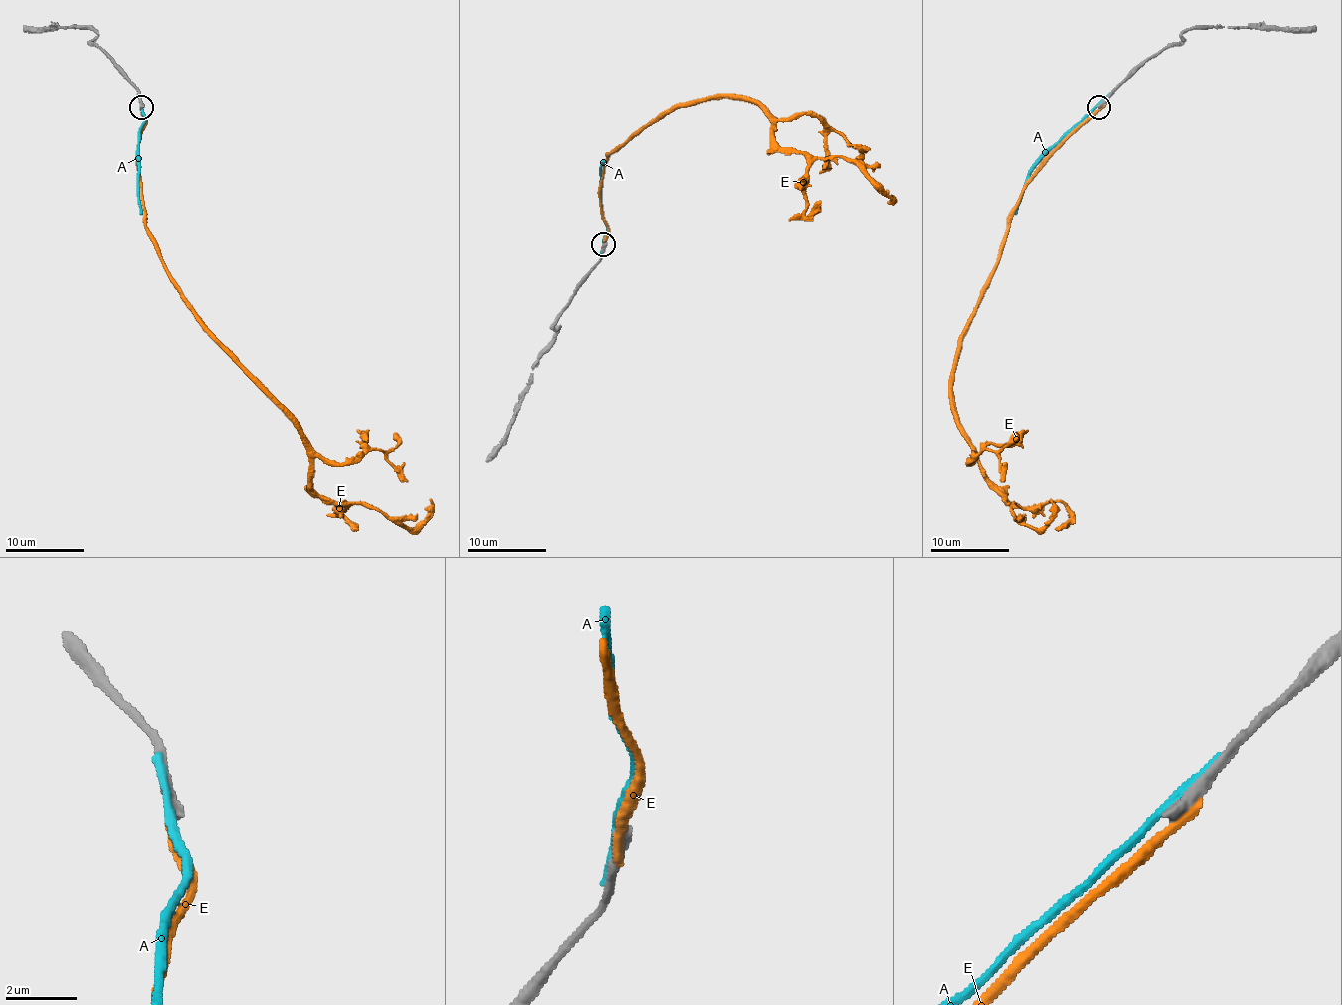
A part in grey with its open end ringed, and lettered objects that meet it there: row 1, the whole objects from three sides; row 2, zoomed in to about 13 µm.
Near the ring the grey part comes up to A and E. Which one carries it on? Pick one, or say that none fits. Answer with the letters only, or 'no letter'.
no letter

